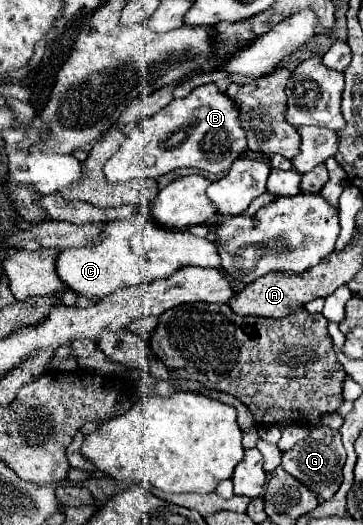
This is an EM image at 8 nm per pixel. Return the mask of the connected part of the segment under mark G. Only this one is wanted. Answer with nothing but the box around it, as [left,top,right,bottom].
[283,427,345,499]

